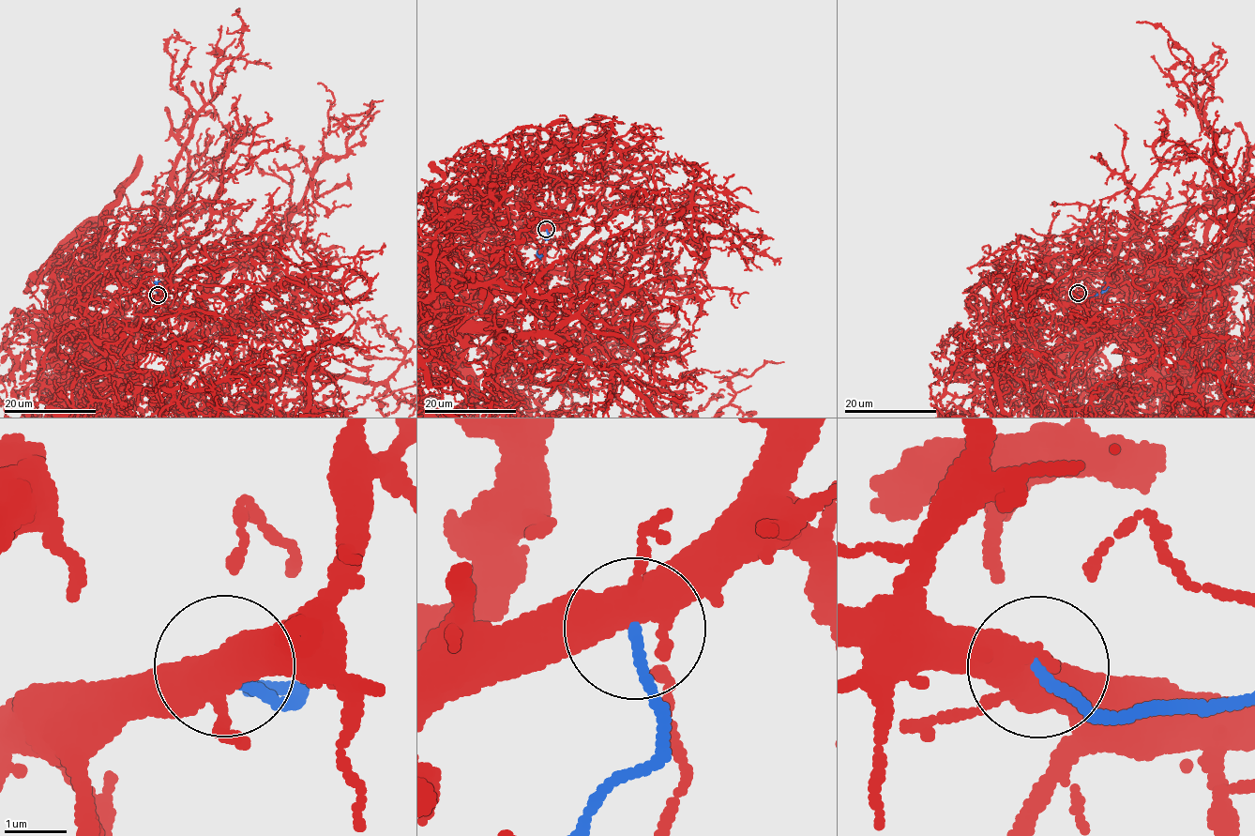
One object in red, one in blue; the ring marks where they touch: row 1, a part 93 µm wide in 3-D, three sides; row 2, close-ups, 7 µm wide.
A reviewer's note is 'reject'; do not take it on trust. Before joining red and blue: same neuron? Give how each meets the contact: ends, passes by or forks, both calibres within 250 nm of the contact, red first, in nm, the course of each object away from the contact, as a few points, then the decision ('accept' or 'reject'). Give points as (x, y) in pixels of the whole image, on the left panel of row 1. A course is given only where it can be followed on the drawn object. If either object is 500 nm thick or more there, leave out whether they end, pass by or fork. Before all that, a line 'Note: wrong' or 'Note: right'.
Note: right
red forks there; blue ends there; 460 nm thick on the red side, 160 nm on the other; reject

